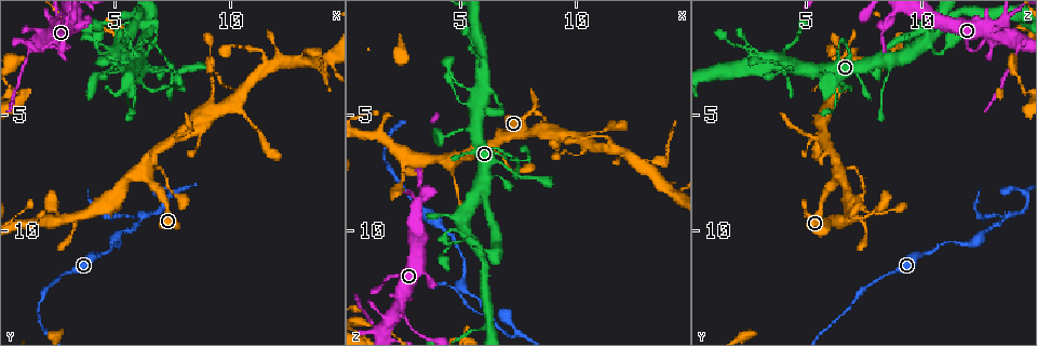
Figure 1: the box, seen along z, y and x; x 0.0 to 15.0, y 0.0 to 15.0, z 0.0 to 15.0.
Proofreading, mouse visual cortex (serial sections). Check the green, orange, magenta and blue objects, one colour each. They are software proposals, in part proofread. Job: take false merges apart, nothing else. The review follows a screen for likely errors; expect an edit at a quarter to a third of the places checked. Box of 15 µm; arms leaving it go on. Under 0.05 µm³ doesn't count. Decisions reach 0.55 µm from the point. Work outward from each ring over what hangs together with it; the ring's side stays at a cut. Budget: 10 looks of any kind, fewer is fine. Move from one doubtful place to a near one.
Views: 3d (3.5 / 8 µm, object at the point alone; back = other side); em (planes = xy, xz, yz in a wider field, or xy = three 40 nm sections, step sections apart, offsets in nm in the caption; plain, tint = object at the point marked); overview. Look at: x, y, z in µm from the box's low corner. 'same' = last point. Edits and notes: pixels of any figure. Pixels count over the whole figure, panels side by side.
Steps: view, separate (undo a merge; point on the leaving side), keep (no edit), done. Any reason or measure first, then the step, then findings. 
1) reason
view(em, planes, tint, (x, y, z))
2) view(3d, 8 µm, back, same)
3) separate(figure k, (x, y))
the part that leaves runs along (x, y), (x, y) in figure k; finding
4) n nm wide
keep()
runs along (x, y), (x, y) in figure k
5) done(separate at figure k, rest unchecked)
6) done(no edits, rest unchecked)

thin neck
view(3d, 3.5 µm, (1.2, 2.4, 14.0))

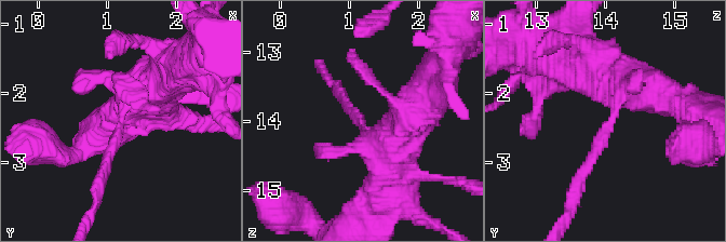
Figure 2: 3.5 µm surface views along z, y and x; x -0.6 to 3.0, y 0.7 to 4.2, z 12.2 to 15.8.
arms of 200, 600 nm
view(em, xy, step 1, tint, (1.20, 2.45, 14.00))

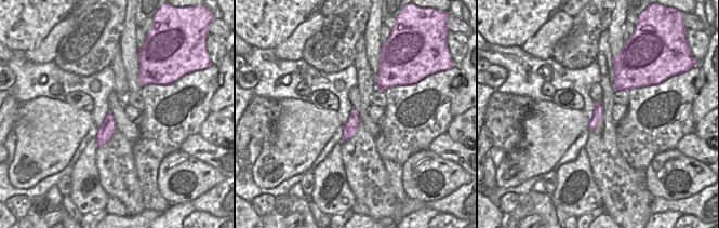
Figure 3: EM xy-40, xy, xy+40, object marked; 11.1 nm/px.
separate(figure 2, (597, 149))
the part that leaves runs along (612, 119), (578, 182), (570, 209) in figure 2; a second cell is stuck on

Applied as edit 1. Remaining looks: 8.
sudden change in width
view(3d, 3.5 µm, (5.6, 2.8, 4.1))

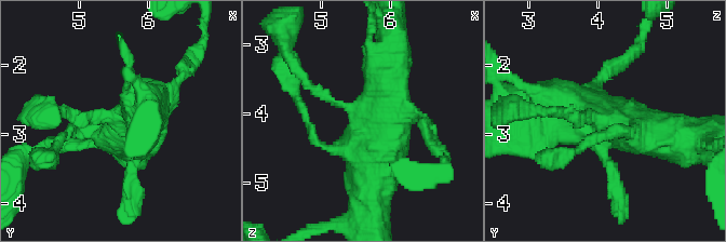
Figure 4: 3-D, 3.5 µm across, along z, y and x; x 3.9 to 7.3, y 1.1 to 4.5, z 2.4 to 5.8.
shape alone is not enough
view(em, xy, step 5, tint, (5.55, 2.75, 4.00))

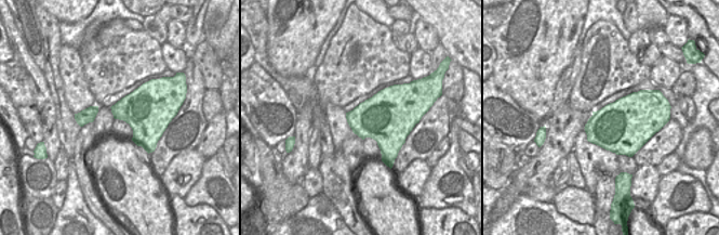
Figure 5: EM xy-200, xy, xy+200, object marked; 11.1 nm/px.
keep()
runs along (682, 137), (549, 105) in figure 4; all the same cell

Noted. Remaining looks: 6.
sharp bend
view(3d, 3.5 µm, (6.1, 1.9, 6.4))

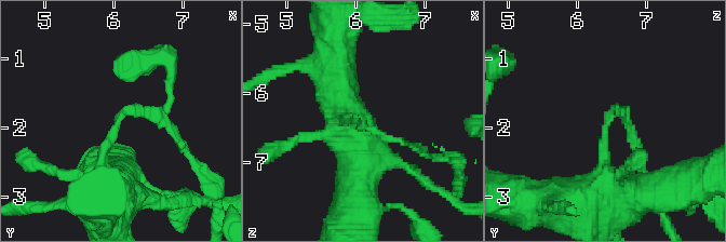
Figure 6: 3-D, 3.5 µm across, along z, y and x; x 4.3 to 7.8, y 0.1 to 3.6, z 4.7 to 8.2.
arms of 100, 400 nm; need the tissue
view(em, xy, step 1, tint, (6.05, 1.95, 6.40))

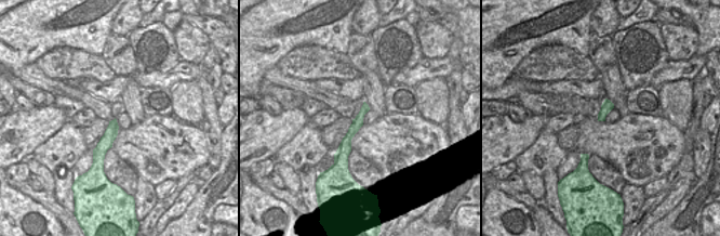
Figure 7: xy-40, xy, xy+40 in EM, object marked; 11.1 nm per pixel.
keep()
runs along (626, 193), (631, 130) in figure 6; continuous, no second cell

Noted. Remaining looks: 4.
view(3d, 3.5 µm, (5.7, 2.1, 2.3))

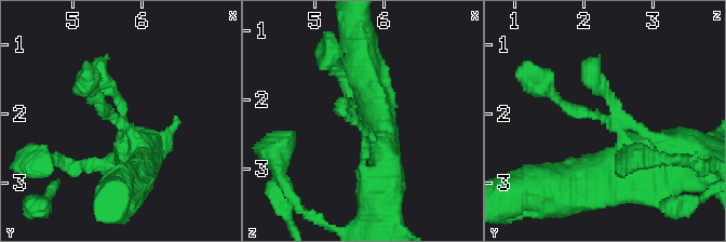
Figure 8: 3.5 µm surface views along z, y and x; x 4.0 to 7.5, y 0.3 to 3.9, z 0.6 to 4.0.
now the EM
view(em, xy, step 3, tint, (5.60, 2.10, 2.30))

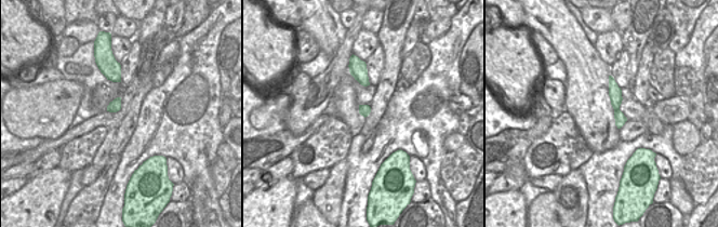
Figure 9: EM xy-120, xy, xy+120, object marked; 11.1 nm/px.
another direction
view(em, xy, step 5, tint, same)

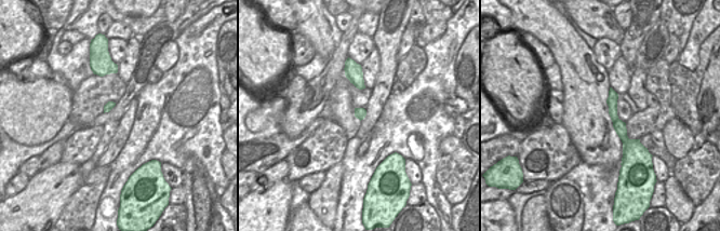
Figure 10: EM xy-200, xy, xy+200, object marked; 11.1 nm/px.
keep()
runs along (611, 93), (625, 152) in figure 10; one cell here

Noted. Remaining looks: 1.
a narrow waist
view(3d, 3.5 µm, (4.8, 8.7, 6.8))

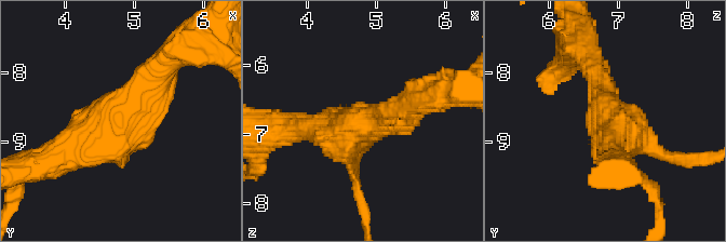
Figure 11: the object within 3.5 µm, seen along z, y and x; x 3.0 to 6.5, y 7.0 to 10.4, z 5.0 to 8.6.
3 arms; arms of 150, 350, 450 nm
keep()
runs along (152, 81), (95, 142), (39, 164) in figure 11; all the same cell

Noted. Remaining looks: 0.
done(separate at figure 2, rest unchecked)

